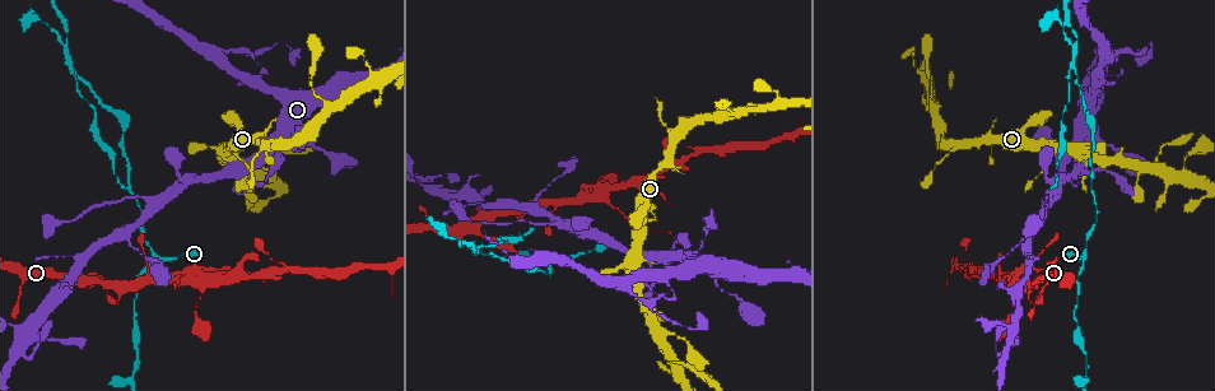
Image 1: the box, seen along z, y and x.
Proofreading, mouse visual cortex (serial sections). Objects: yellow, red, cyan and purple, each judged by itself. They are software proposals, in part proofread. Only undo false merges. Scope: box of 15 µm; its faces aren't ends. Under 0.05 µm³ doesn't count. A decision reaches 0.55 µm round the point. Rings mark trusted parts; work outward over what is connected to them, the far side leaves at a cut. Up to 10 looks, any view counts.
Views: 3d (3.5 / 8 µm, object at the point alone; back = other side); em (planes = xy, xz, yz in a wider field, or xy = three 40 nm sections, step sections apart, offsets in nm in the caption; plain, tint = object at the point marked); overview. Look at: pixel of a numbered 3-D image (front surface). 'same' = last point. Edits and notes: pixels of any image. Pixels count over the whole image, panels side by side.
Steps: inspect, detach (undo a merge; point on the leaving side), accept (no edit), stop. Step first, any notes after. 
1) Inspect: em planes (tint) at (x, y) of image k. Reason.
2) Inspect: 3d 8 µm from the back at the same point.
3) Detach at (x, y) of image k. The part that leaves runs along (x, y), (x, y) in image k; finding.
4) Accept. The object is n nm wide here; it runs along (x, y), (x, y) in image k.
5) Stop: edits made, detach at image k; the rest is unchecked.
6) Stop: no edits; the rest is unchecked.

Inspect: 3d 3.5 µm at (1081, 254) of image 1. Sharp bend.

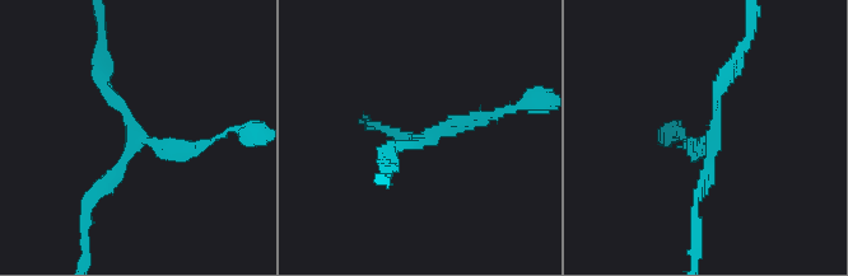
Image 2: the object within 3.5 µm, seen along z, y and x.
Inspect: em xy step 1 (tint) at (422, 138) of image 2. Need the tissue.

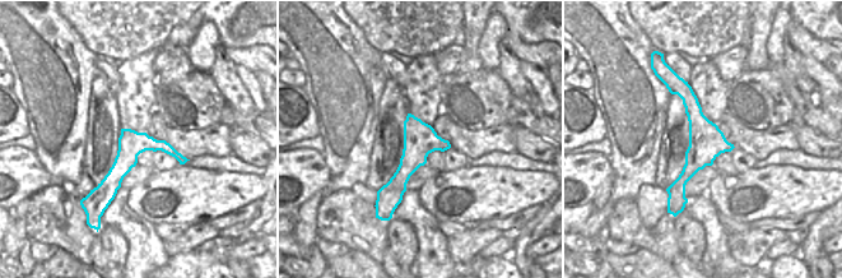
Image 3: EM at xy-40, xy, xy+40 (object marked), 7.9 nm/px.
Accept. It runs along (215, 136), (189, 148), (141, 140), (98, 66) in image 2; one cell here.

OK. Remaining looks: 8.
Inspect: 3d 3.5 µm at (1151, 43) of image 1. Sharp bend.

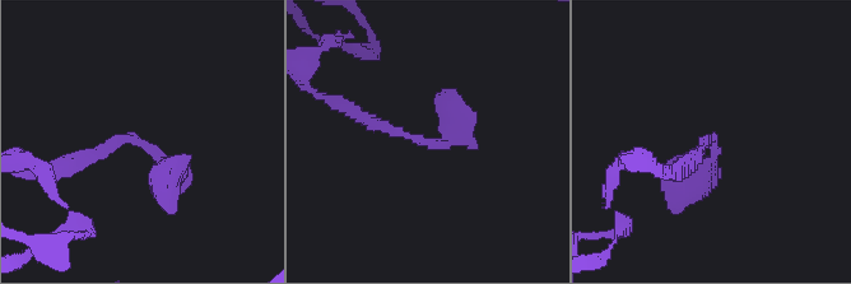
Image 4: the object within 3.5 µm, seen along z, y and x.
Inspect: em planes (tint) at (128, 135) of image 4.

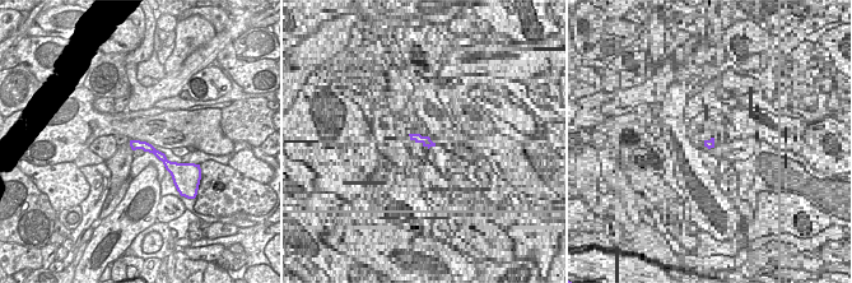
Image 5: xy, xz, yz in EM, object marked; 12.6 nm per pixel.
Accept. It runs along (59, 168), (133, 136), (168, 168), (164, 191) in image 4; one cell here.

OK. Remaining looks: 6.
Inspect: 3d 8 µm at (1109, 169) of image 1. A narrow waist.

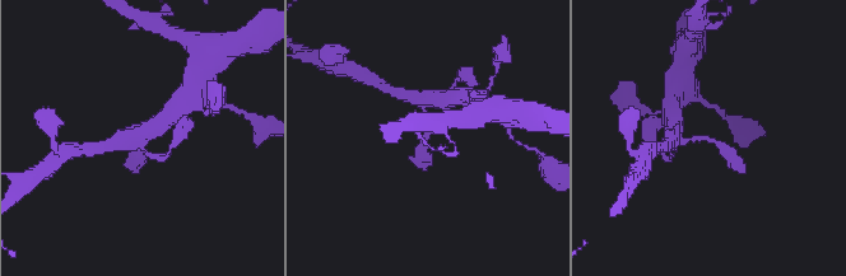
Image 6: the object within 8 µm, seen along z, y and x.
Inspect: 3d 3.5 µm at (428, 134) of image 6. Zoom in.

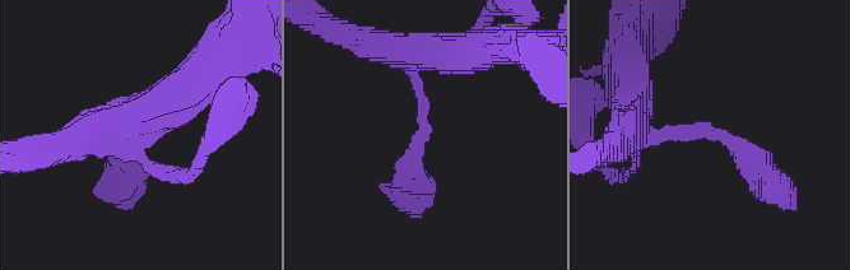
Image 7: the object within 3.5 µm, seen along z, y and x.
Inspect: em xy step 3 (tint) at (709, 131) of image 7. The arms are 250, 350 nm wide; shape alone is not enough.

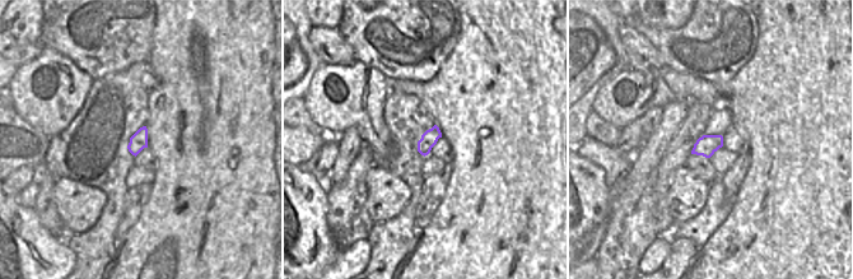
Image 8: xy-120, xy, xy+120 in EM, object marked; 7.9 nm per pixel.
Accept. It runs along (628, 120), (645, 139), (724, 135), (770, 178) in image 7; all the same cell.

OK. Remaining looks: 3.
Inspect: 3d 3.5 µm at (1019, 273) of image 1. A fork.

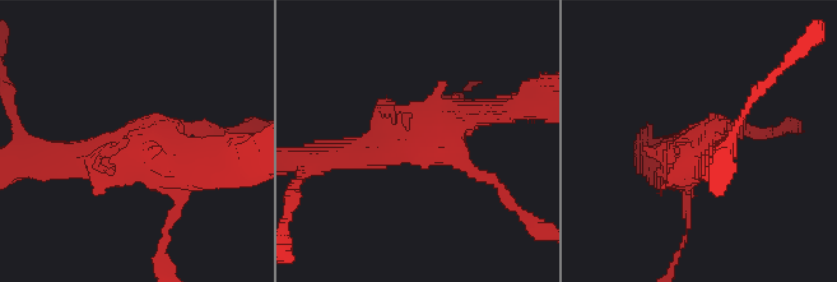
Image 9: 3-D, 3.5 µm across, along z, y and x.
Inspect: em xy step 5 (tint) at (406, 146) of image 9. Need the tissue.

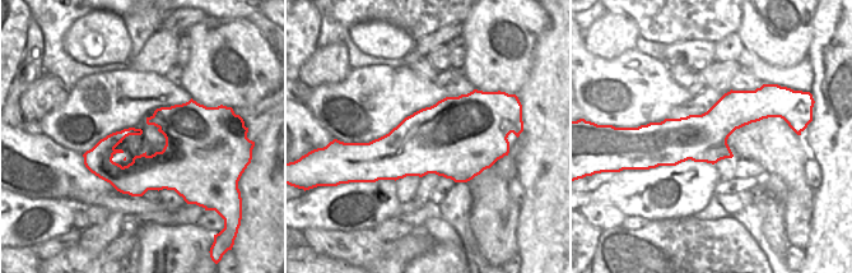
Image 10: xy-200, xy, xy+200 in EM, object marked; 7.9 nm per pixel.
Accept. It runs along (321, 157), (423, 144), (469, 115) in image 9; continuous, no second cell.

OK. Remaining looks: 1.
Stop: no edits; the rest is unchecked.

